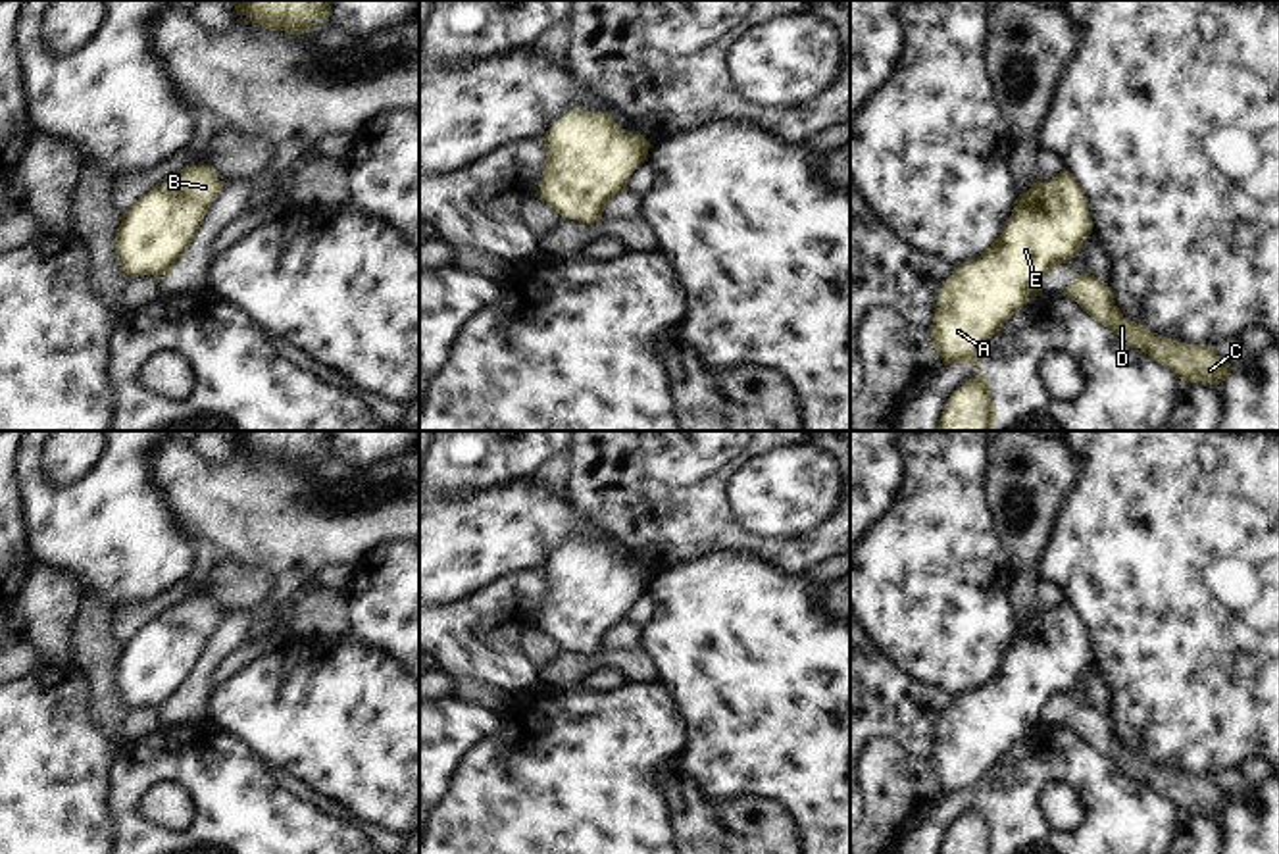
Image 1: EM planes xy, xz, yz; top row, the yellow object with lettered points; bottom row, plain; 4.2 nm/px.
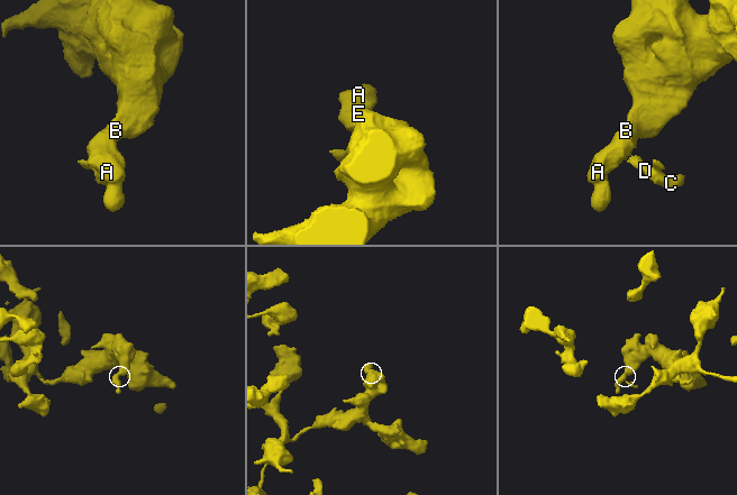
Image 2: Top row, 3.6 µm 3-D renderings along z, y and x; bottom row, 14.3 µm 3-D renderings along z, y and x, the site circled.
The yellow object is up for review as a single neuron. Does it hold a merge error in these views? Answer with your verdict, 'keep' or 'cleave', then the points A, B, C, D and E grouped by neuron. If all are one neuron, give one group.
cleave; A B E / C D

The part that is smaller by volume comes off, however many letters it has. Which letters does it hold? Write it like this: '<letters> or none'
C, D

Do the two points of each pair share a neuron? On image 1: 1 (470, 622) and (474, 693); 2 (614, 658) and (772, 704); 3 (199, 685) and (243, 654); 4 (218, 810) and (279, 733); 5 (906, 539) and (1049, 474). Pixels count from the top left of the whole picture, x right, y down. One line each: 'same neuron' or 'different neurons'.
1: different neurons
2: different neurons
3: different neurons
4: different neurons
5: different neurons

